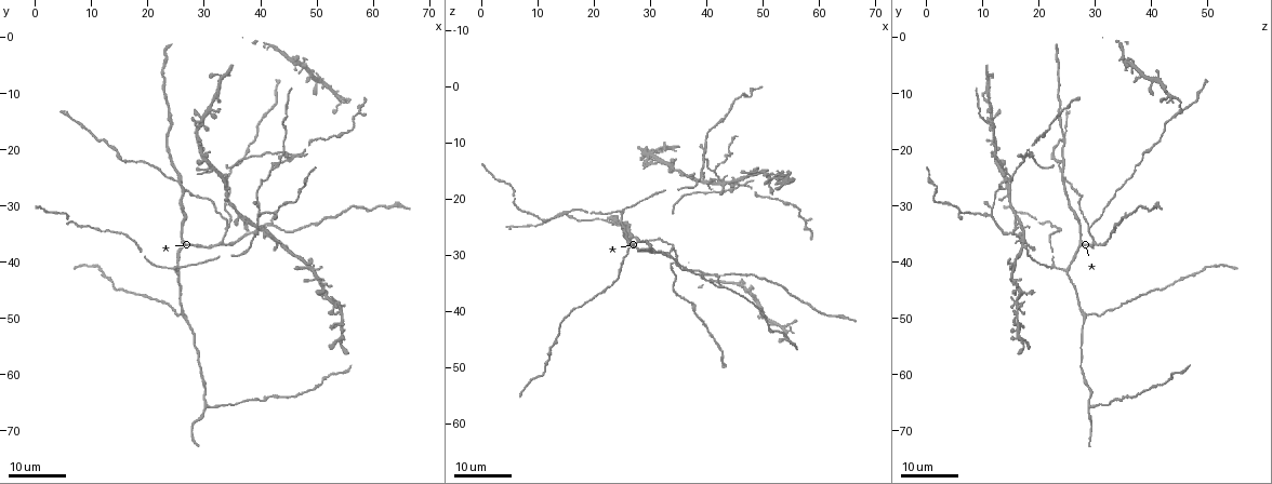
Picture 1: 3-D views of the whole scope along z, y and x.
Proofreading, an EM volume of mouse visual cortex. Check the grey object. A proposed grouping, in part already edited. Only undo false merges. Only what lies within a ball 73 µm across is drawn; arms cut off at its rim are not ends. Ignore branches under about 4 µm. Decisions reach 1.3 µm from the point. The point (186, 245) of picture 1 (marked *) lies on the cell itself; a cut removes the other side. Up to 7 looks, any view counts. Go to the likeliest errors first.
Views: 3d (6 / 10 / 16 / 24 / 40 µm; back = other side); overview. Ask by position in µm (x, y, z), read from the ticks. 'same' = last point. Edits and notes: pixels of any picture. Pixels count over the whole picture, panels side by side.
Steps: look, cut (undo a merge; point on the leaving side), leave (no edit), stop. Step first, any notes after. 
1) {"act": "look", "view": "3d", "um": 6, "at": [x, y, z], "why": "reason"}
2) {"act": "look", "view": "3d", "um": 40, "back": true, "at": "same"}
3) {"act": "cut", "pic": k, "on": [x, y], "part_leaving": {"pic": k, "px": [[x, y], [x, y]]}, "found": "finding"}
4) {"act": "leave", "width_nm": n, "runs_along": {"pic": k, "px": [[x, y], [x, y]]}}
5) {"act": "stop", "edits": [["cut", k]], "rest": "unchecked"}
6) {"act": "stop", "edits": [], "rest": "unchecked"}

{"act": "look", "view": "3d", "um": 16, "at": [45.5, 21.0, 17.5], "why": "three arms meet"}

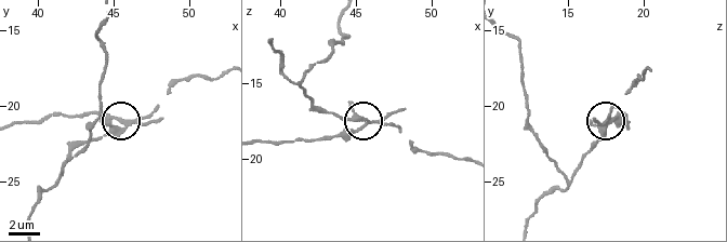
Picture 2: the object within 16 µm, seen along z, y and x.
{"act": "look", "view": "3d", "um": 10, "at": [45.6, 21.0, 17.8]}

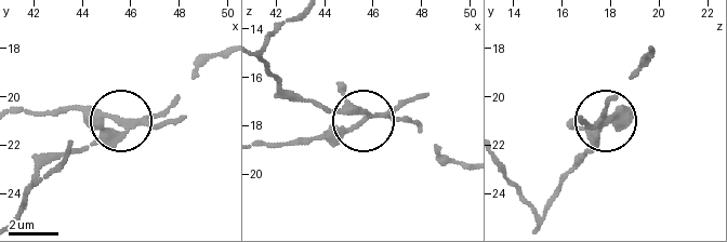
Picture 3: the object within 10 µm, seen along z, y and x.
{"act": "cut", "pic": 3, "on": [168, 122], "part_leaving": {"pic": 3, "px": [[130, 123], [70, 111], [21, 111]]}, "found": "a second cell is stuck on"}

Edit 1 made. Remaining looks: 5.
{"act": "look", "view": "3d", "um": 24, "at": [25.5, 25.5, 24.5], "why": "four or more arms meet"}

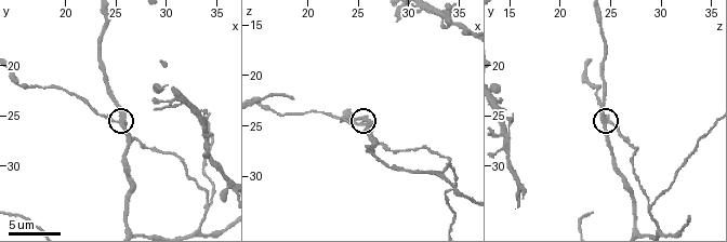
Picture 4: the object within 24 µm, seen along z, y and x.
{"act": "look", "view": "3d", "um": 6, "at": [25.6, 25.8, 24.8], "why": "zoom in"}

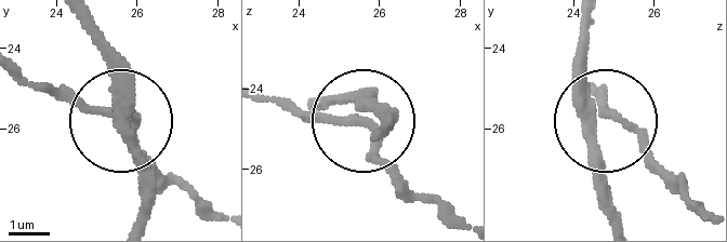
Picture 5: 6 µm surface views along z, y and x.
{"act": "leave", "side_arm_um": 27, "runs_along": {"pic": 5, "px": [[617, 220], [586, 28]]}, "found": "continuous, no second cell"}

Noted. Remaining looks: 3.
{"act": "look", "view": "3d", "um": 16, "at": [41.5, 25.0, 15.5], "why": "three-way junction"}

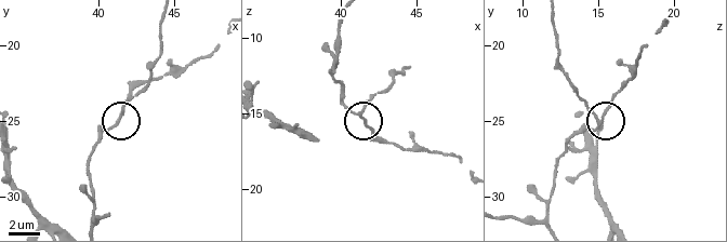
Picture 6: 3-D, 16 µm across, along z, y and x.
{"act": "look", "view": "3d", "um": 6, "at": [41.4, 25.0, 15.2], "why": "closer look"}

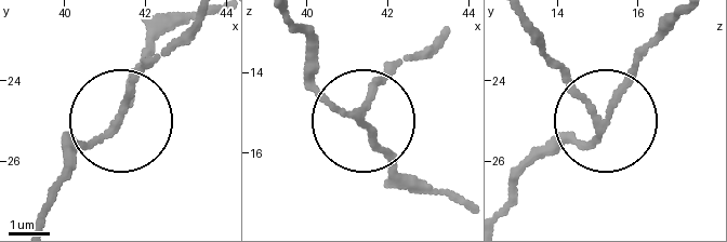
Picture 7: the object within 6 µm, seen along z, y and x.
{"act": "leave", "width_nm": 140, "runs_along": {"pic": 7, "px": [[505, 201], [518, 171], [595, 130], [595, 108], [543, 50]]}, "found": "continuous, no second cell"}

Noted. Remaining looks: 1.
{"act": "look", "view": "3d", "um": 6, "at": [34.2, 34.0, 29.0]}

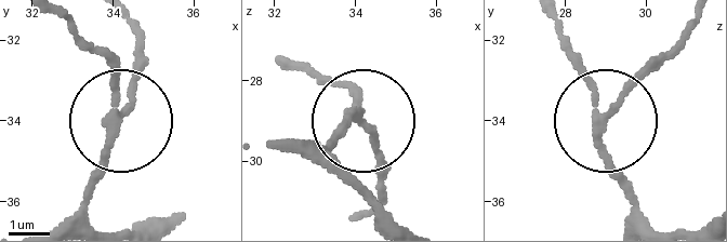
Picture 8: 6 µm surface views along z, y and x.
{"act": "leave", "side_arm_um": 31, "runs_along": {"pic": 8, "px": [[63, 220], [118, 117], [111, 76], [77, 38]]}, "found": "continuous, no second cell"}

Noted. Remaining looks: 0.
{"act": "stop", "edits": [["cut", 3]], "rest": "unchecked"}

